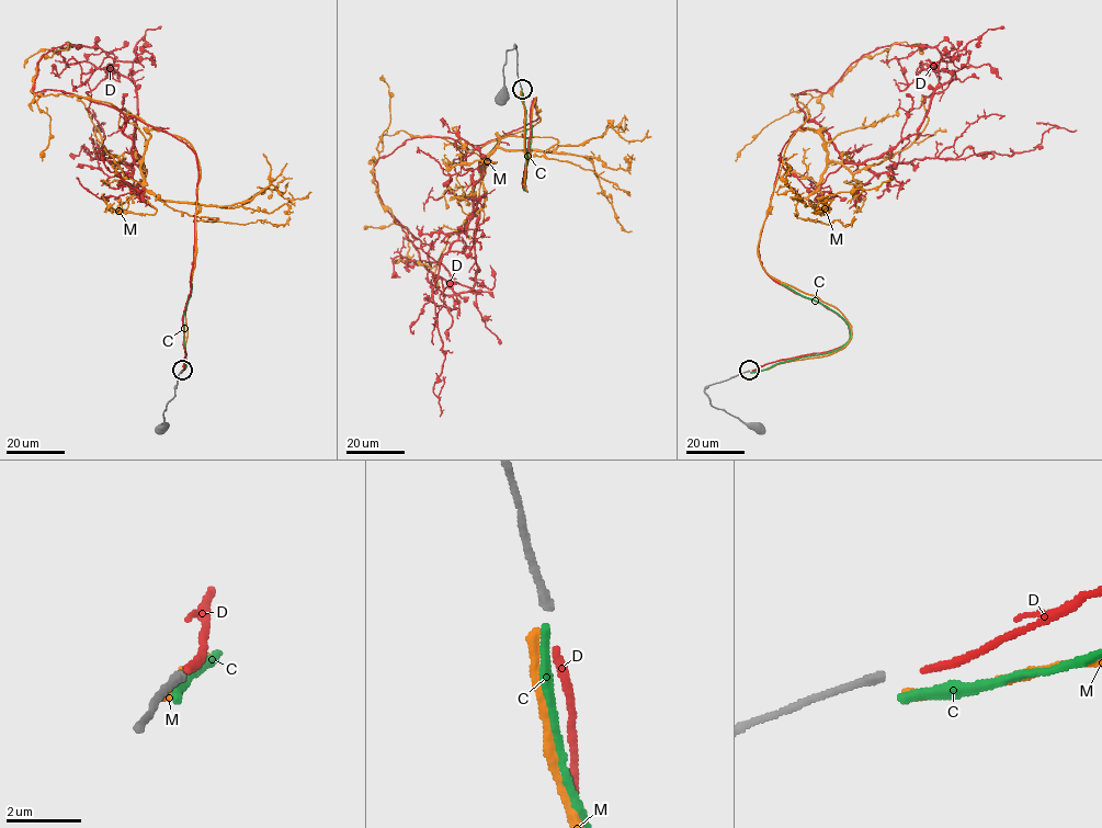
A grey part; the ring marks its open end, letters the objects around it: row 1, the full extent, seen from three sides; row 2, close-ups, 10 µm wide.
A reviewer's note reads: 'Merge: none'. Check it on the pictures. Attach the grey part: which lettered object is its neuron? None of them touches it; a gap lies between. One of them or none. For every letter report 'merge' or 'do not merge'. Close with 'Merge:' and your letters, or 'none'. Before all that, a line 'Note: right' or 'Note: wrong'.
Note: wrong
C: do not merge
D: merge
M: do not merge
Merge: D

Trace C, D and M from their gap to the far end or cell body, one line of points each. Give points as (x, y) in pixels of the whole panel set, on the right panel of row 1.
C: (750, 372), (798, 358), (831, 352), (850, 337), (848, 324), (836, 313), (781, 283)
D: (752, 370), (849, 338), (759, 251), (805, 118), (797, 95), (877, 48), (949, 61), (1003, 26)
M: (750, 372), (851, 337), (761, 263), (809, 115), (791, 93), (827, 93), (894, 44), (922, 54)

